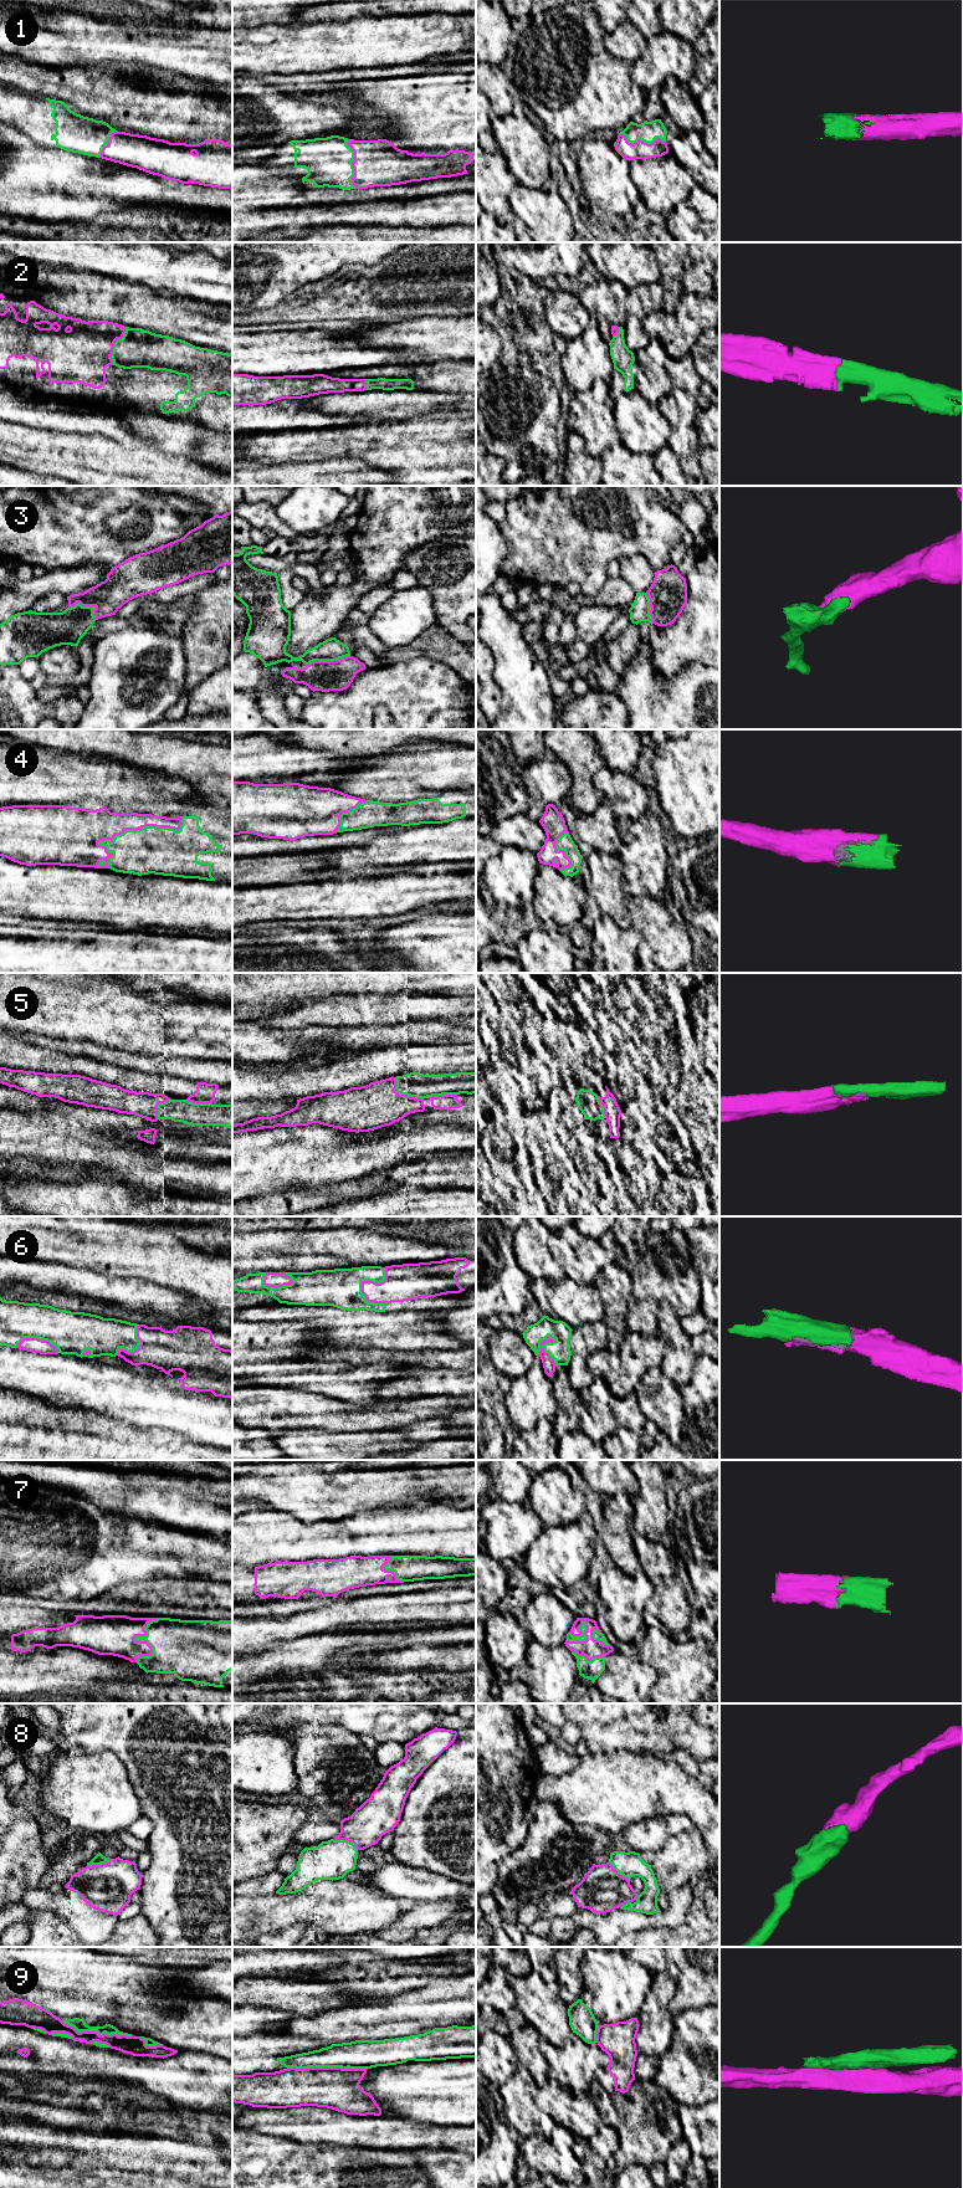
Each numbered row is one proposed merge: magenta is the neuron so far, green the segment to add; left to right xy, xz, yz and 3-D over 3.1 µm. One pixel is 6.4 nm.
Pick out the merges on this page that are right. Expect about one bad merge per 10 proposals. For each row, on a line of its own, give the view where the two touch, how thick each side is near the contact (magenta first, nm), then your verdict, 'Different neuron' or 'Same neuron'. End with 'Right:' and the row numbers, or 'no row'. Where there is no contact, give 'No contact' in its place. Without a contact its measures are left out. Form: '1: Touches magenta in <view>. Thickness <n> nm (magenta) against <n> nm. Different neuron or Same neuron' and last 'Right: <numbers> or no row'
1: Touches magenta in xz. Thickness 300 nm (magenta) against 300 nm. Same neuron
2: Touches magenta in xy. Thickness 360 nm (magenta) against 260 nm. Same neuron
3: Touches magenta in xz. Thickness 200 nm (magenta) against 140 nm. Same neuron
4: Touches magenta in xy. Thickness 220 nm (magenta) against 300 nm. Same neuron
5: Touches magenta in xz. Thickness 300 nm (magenta) against 160 nm. Same neuron
6: Touches magenta in xz. Thickness 240 nm (magenta) against 260 nm. Same neuron
7: Touches magenta in xy. Thickness 260 nm (magenta) against 320 nm. Same neuron
8: Touches magenta in xz. Thickness 240 nm (magenta) against 260 nm. Same neuron
9: Touches magenta in xz. Thickness 280 nm (magenta) against 190 nm. Different neuron
Right: 1, 2, 3, 4, 5, 6, 7, 8

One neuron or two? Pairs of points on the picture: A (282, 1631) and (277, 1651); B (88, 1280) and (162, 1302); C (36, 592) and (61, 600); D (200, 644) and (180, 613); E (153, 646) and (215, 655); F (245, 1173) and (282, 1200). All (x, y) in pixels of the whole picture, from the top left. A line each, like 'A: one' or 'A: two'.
A: two
B: one
C: two
D: two
E: two
F: two

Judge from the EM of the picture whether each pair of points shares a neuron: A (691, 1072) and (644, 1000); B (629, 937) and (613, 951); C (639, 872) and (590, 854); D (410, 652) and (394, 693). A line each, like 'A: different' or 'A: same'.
A: different
B: same
C: different
D: different

